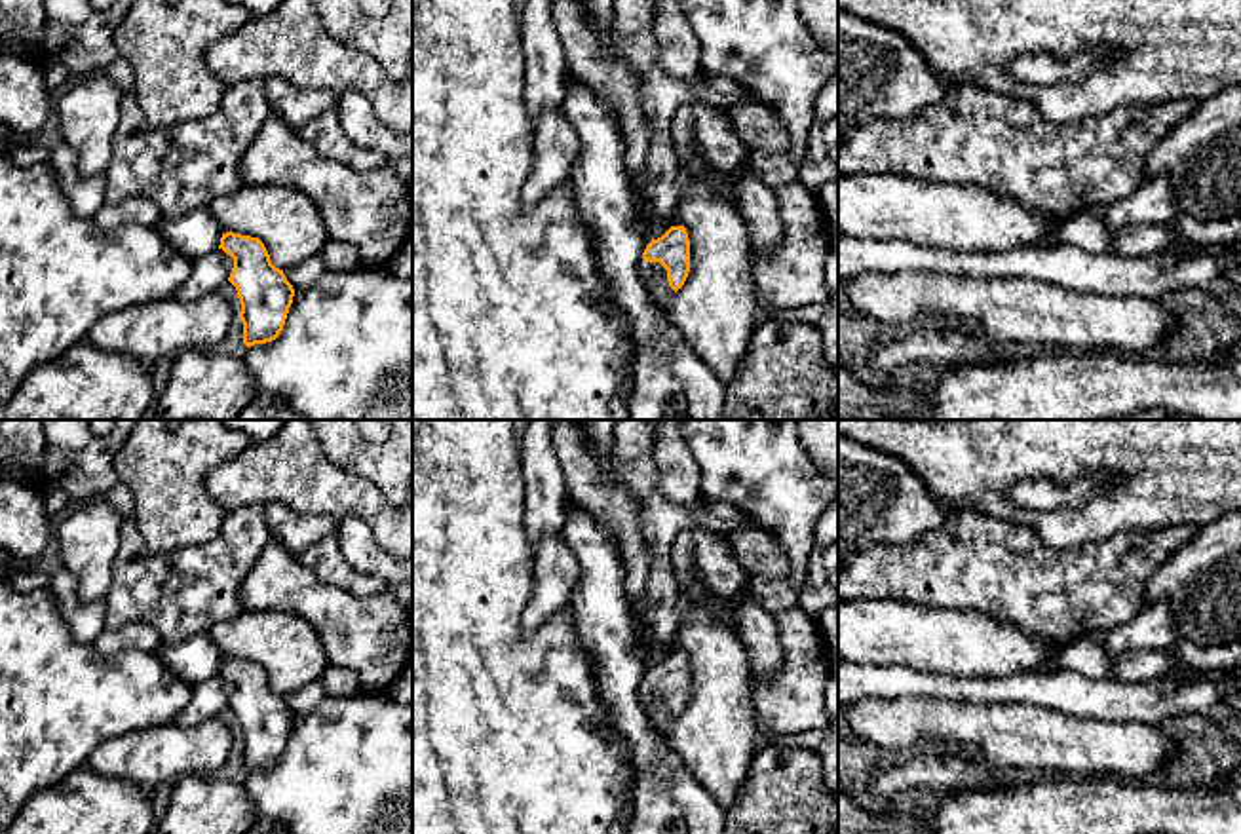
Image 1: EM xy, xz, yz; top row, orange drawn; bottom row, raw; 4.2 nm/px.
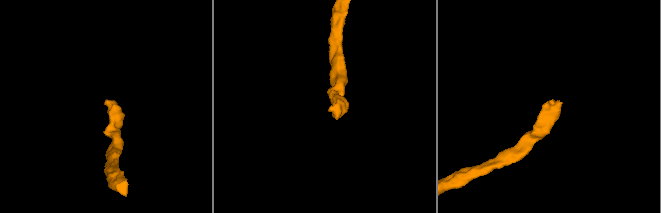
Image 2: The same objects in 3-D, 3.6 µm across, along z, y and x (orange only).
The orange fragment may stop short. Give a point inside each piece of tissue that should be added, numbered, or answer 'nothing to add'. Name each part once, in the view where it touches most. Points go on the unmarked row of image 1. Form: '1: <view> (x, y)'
1: xz (647, 696)

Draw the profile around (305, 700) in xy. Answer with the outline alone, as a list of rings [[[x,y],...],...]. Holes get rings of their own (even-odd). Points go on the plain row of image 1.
[[[317,678],[306,684],[304,688],[287,693],[283,699],[287,707],[293,711],[293,714],[296,716],[296,714],[310,712],[315,705],[319,705],[323,697],[327,697],[327,690],[323,678]]]

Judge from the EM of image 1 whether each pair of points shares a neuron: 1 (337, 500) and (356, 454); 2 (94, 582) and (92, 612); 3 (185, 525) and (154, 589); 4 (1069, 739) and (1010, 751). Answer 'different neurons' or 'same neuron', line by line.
1: different neurons
2: different neurons
3: different neurons
4: same neuron

